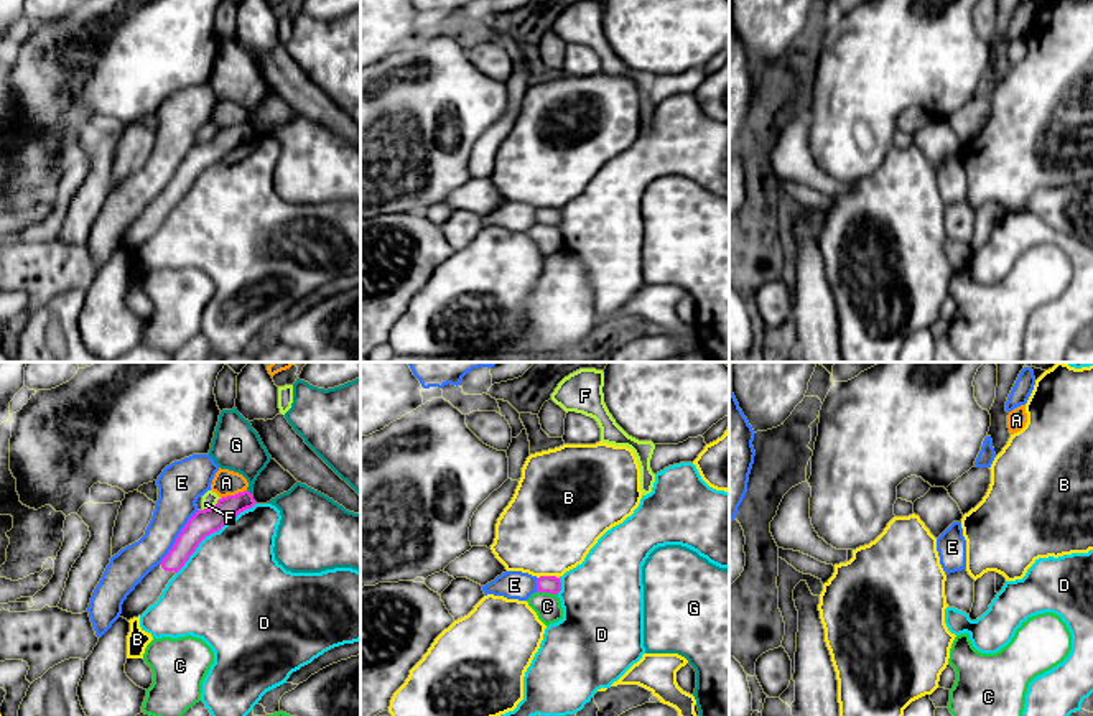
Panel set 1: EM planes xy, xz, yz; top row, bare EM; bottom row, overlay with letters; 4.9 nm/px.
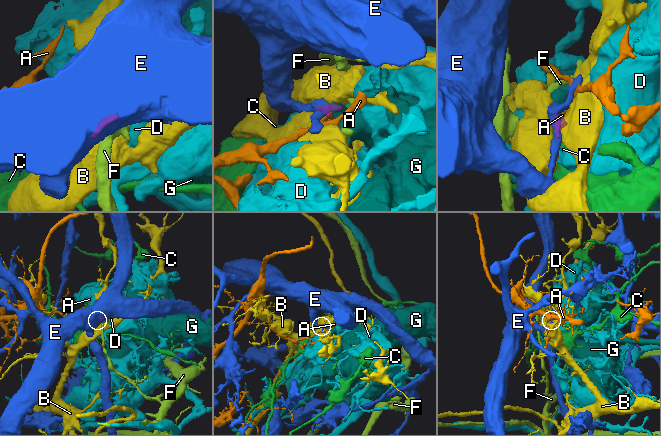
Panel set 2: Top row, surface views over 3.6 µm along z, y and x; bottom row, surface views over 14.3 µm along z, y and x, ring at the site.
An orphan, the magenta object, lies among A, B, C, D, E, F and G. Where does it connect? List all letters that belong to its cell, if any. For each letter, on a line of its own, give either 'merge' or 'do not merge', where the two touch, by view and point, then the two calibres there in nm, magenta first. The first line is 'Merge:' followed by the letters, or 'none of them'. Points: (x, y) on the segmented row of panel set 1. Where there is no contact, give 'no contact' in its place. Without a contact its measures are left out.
Merge: none of them
A: do not merge; meets magenta in xy at (232, 496); 130 nm thick on the magenta side, 130 nm on the other
B: do not merge; meets magenta in xz at (547, 576); 90 nm thick on the magenta side, 460 nm on the other
C: do not merge; meets magenta in xz at (547, 591); 90 nm thick on the magenta side, 130 nm on the other
D: do not merge; meets magenta in xy at (213, 532); 130 nm thick on the magenta side, 460 nm on the other
E: do not merge; meets magenta in xy at (178, 537); 130 nm thick on the magenta side, 220 nm on the other
F: do not merge; meets magenta in xy at (214, 506); 130 nm thick on the magenta side, 80 nm on the other
G: do not merge; meets magenta in xy at (249, 492); 120 nm thick on the magenta side, 240 nm on the other

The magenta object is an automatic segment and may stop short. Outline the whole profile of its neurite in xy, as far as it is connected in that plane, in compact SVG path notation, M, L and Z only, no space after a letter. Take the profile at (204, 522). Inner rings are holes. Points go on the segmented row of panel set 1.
M249 491L227 495L217 500L211 509L198 510L178 535L173 548L127 596L122 604L120 617L130 621L142 616L161 596L170 579L184 566L199 543L214 532L219 532L227 522L240 512L252 509L257 502Z

